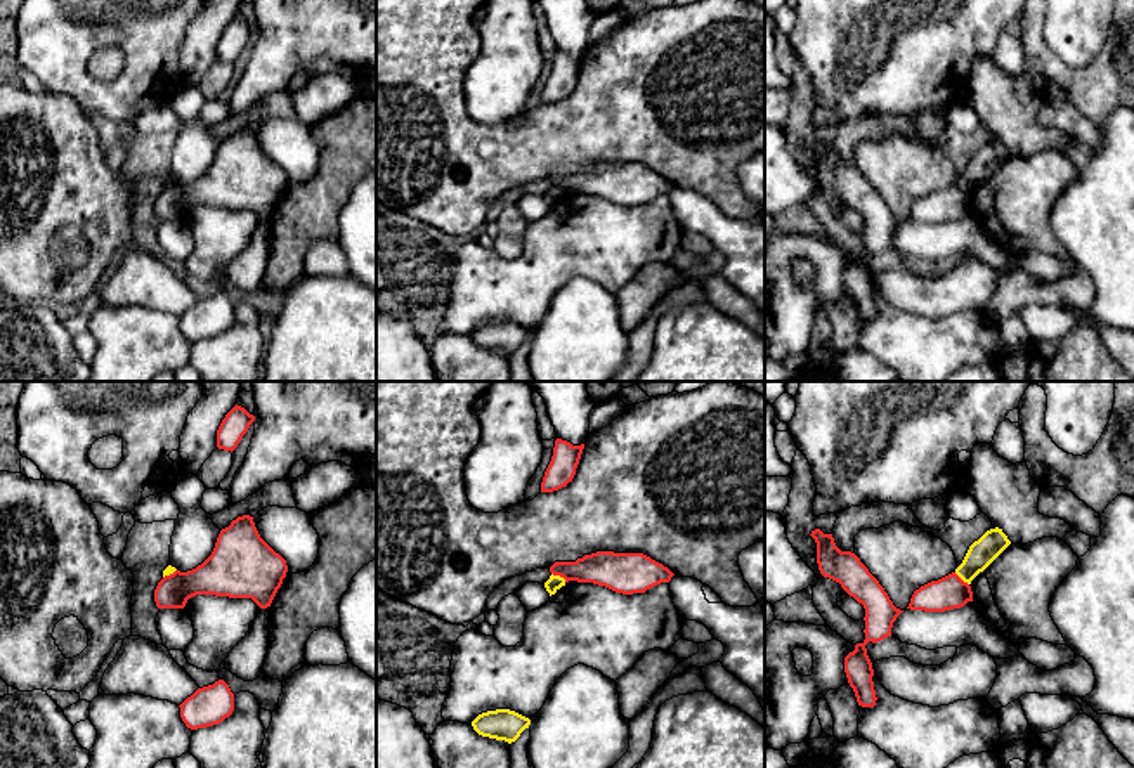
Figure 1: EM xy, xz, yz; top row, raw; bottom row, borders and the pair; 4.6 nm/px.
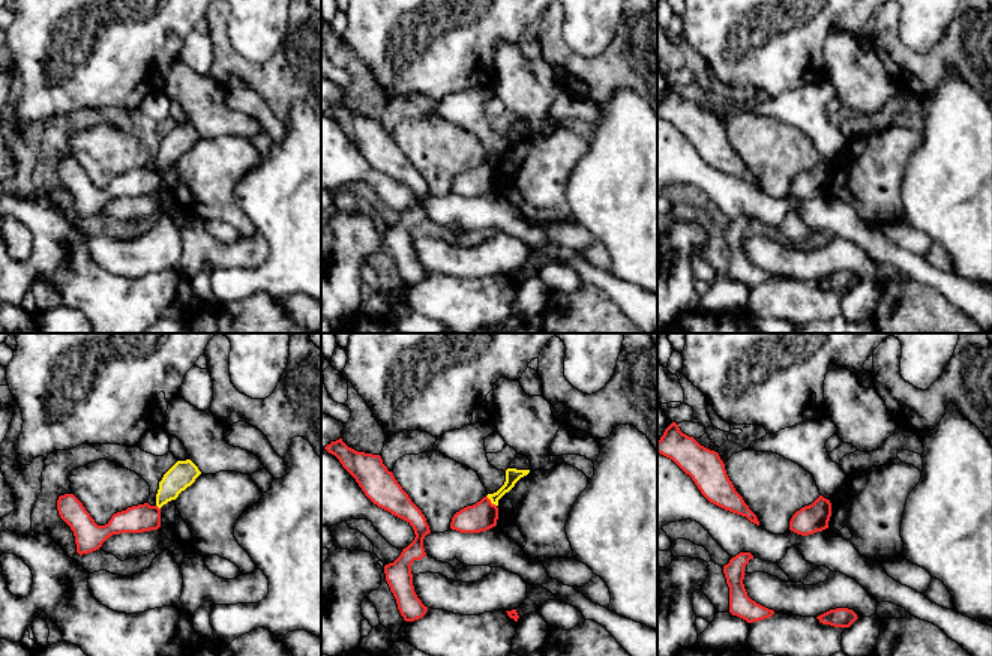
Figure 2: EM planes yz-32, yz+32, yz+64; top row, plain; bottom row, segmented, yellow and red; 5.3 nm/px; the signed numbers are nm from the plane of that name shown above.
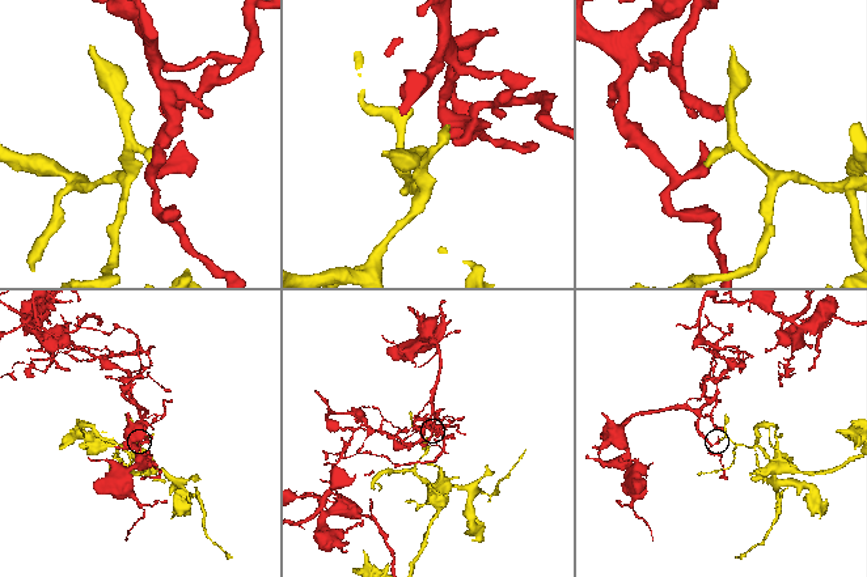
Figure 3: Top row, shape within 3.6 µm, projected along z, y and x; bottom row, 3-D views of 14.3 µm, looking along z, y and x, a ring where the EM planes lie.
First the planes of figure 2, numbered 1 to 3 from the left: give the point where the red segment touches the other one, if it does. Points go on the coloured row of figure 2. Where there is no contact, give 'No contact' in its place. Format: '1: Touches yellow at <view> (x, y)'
1: Touches yellow at yz-32 (158, 506)
2: Touches yellow at yz+32 (491, 502)
3: No contact

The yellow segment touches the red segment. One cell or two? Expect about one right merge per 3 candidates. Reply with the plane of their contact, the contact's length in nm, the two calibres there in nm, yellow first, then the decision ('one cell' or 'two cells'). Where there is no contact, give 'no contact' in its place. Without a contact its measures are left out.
xz | 80 nm | 70/170 nm | two cells

